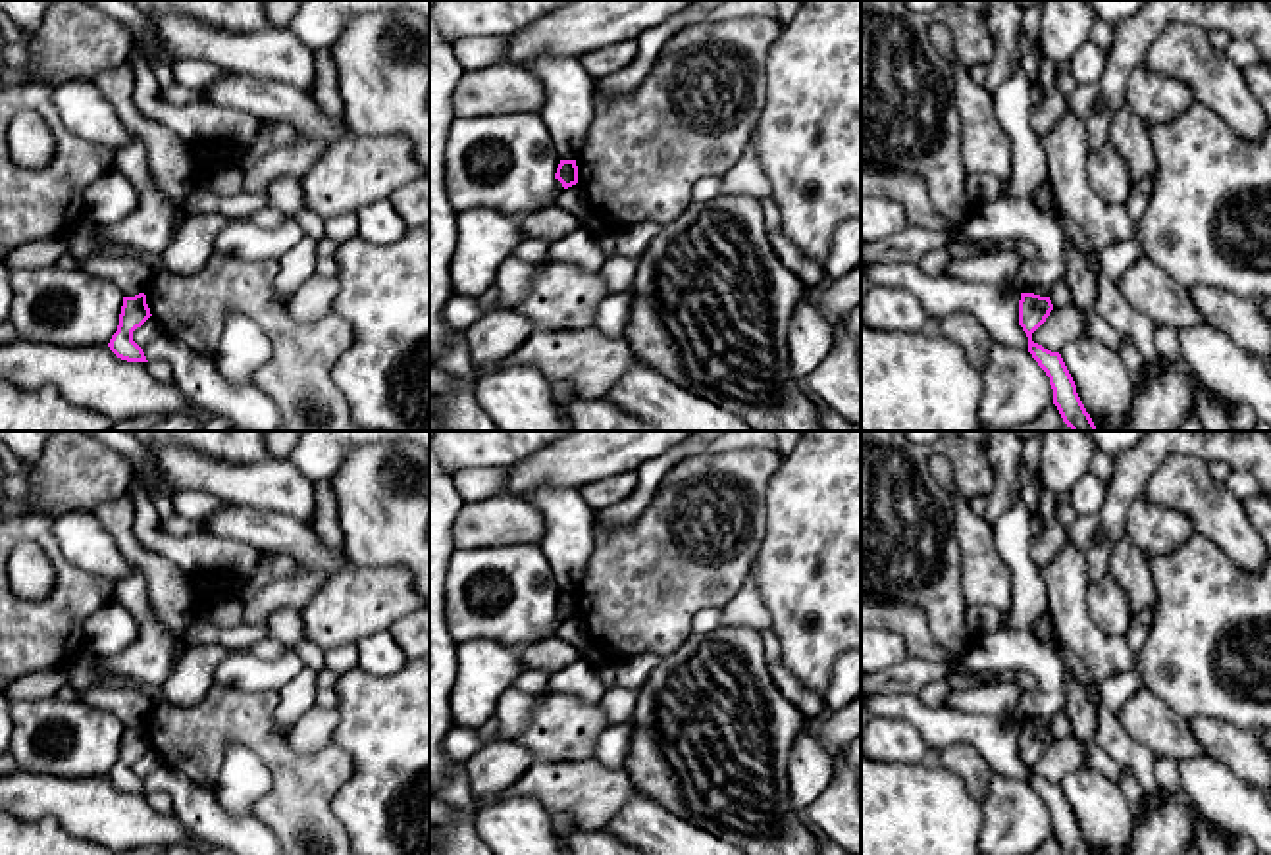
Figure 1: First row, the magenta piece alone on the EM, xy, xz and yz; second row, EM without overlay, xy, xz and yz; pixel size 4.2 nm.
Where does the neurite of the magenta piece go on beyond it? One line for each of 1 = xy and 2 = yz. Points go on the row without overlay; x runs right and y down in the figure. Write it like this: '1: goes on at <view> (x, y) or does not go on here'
1: does not go on here
2: does not go on here

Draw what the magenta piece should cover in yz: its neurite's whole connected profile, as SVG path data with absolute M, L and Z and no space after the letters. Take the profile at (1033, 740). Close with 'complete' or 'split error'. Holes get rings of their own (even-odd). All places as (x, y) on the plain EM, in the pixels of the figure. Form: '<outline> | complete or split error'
M1021 724L1019 757L1028 768L1028 784L1050 809L1050 816L1053 820L1053 836L1057 838L1063 853L1065 855L1094 855L1076 824L1076 816L1061 786L1051 784L1032 772L1032 764L1046 753L1051 741L1053 741L1053 736L1050 728Z | complete

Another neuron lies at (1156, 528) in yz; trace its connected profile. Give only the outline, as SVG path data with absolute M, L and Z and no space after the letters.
M1140 495L1130 503L1125 533L1146 555L1167 555L1190 539L1196 530L1188 514Z

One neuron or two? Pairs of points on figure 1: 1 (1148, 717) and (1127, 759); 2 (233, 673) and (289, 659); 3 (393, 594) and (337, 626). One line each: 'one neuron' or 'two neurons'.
1: two neurons
2: one neuron
3: one neuron

